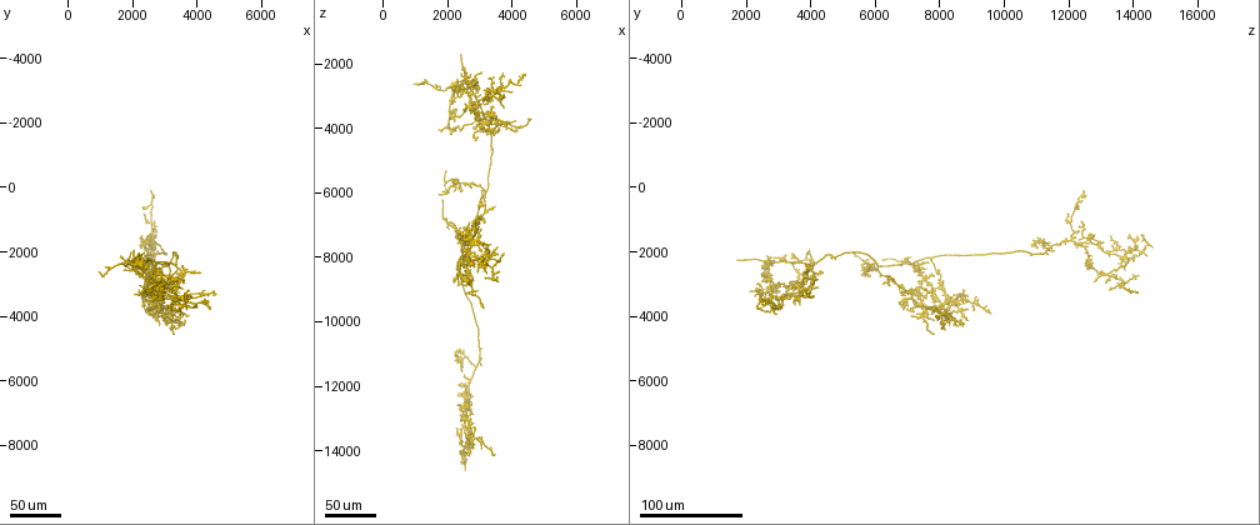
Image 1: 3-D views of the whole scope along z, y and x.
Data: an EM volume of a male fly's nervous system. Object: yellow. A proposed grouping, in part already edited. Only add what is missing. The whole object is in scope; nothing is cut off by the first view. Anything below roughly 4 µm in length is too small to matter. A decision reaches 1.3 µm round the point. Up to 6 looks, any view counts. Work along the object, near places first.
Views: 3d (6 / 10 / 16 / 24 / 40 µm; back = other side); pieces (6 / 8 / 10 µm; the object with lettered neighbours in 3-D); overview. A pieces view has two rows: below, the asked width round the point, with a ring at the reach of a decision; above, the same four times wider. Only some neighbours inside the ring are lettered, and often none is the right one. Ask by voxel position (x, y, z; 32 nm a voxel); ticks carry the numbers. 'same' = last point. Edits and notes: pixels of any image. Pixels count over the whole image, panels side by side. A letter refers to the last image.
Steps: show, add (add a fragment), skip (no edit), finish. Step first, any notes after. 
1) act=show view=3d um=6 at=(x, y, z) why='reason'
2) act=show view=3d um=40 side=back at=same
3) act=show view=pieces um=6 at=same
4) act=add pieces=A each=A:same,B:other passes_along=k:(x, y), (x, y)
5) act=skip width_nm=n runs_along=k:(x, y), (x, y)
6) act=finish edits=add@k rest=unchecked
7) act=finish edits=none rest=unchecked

act=show view=3d um=24 at=(2400, 2200, 1800) why='free end'

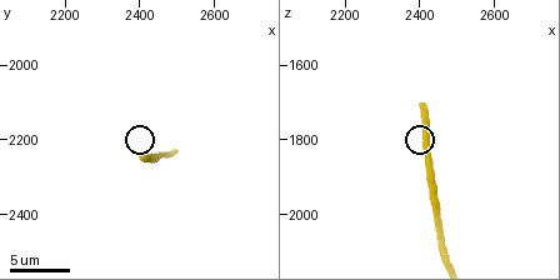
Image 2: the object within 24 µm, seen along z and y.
act=show view=pieces um=10 at=(2410, 2250, 1710) why='see the neighbours'

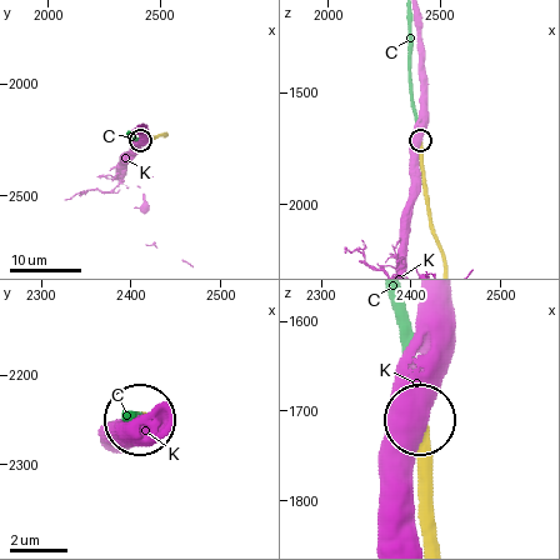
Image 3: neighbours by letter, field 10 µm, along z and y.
act=add pieces=C each=C:same,K:other passes_along=3:(423, 156), (411, 89), (410, 33) found='it goes on there'

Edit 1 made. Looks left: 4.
act=show view=3d um=40 at=(2600, 3600, 7400) why='free end'

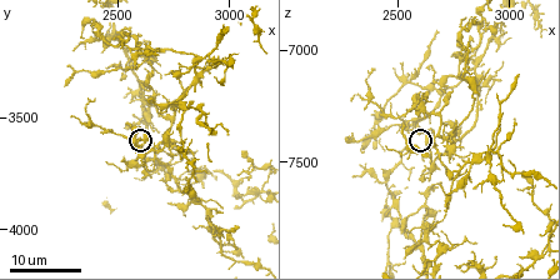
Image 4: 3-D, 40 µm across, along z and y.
act=show view=pieces um=8 at=(2520, 3680, 7320) why='see the neighbours'

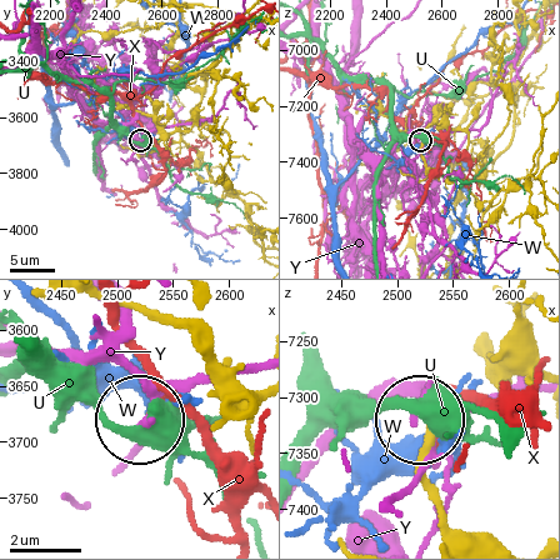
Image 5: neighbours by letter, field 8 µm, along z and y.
act=skip each=U:other,W:other,X:other,Y:other runs_along=5:(463, 538), (426, 469), (426, 426) found='none of them fits'

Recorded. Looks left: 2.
act=show view=3d um=24 at=(4500, 3400, 3700) why='free end'

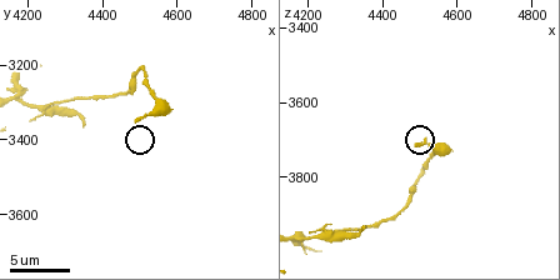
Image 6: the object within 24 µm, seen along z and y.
act=show view=pieces um=8 at=(4500, 3350, 3710)

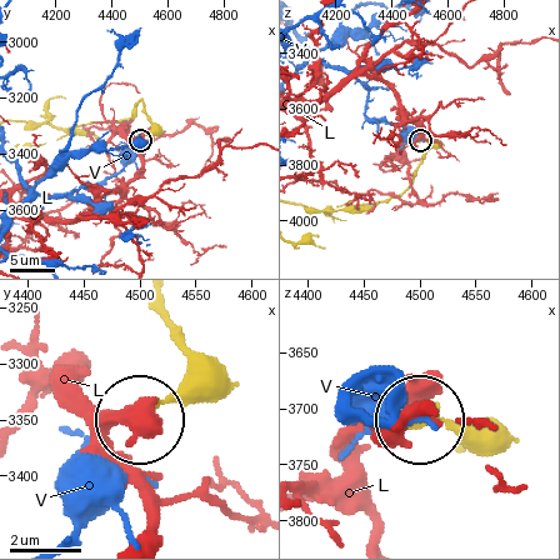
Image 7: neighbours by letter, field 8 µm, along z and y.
act=skip each=L:other,V:other found='none of them fits'

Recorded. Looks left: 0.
act=finish edits=add@3 rest=unchecked

